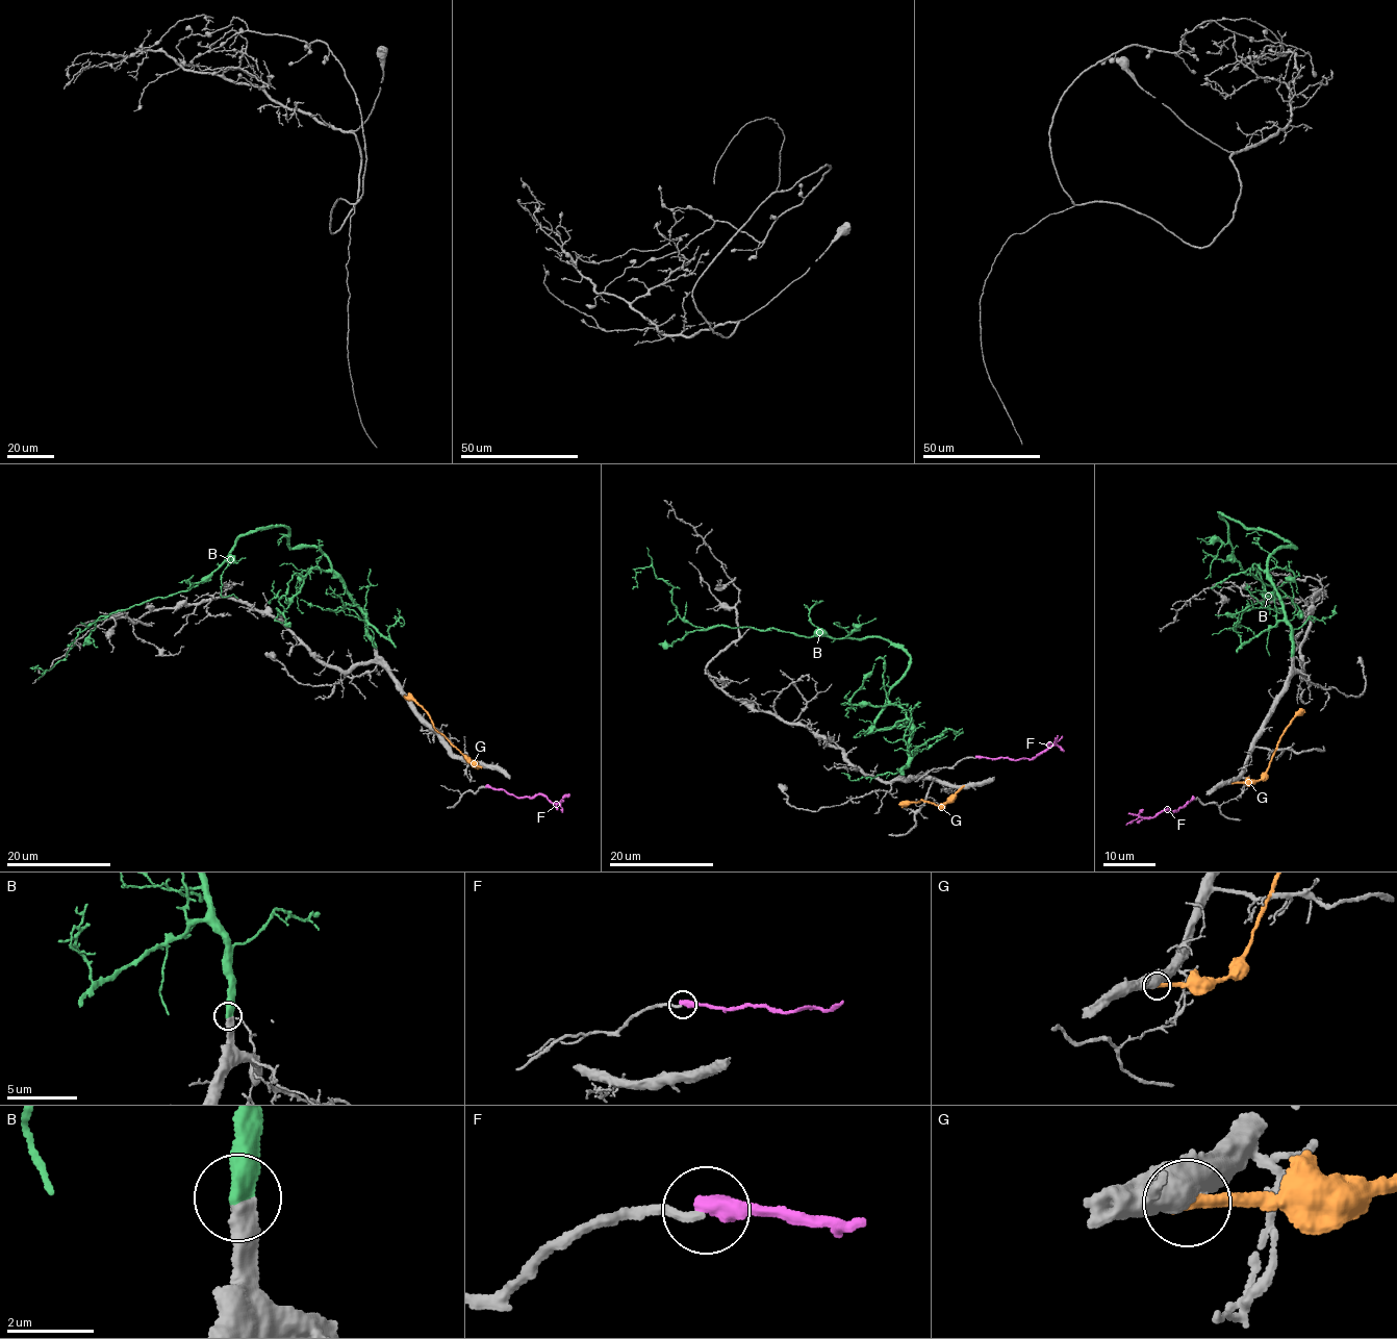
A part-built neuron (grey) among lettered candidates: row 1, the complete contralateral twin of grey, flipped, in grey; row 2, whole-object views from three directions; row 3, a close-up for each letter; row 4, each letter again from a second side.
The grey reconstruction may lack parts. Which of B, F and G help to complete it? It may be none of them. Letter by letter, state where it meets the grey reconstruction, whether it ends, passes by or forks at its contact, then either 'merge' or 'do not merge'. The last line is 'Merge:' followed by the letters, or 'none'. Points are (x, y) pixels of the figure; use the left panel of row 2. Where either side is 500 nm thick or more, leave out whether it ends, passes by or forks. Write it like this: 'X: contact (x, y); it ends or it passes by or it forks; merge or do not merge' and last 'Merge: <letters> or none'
B: contact (375, 647); merge
F: contact (487, 787); it ends; do not merge
G: contact (481, 766); do not merge
Merge: B

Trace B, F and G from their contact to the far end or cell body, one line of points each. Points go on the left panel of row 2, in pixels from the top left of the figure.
B: (375, 647), (331, 561), (265, 526), (198, 583), (77, 633), (41, 675)
F: (487, 787), (504, 789), (518, 797), (545, 794), (552, 803), (560, 805), (562, 812)
G: (480, 766), (466, 760), (427, 713), (404, 696)

